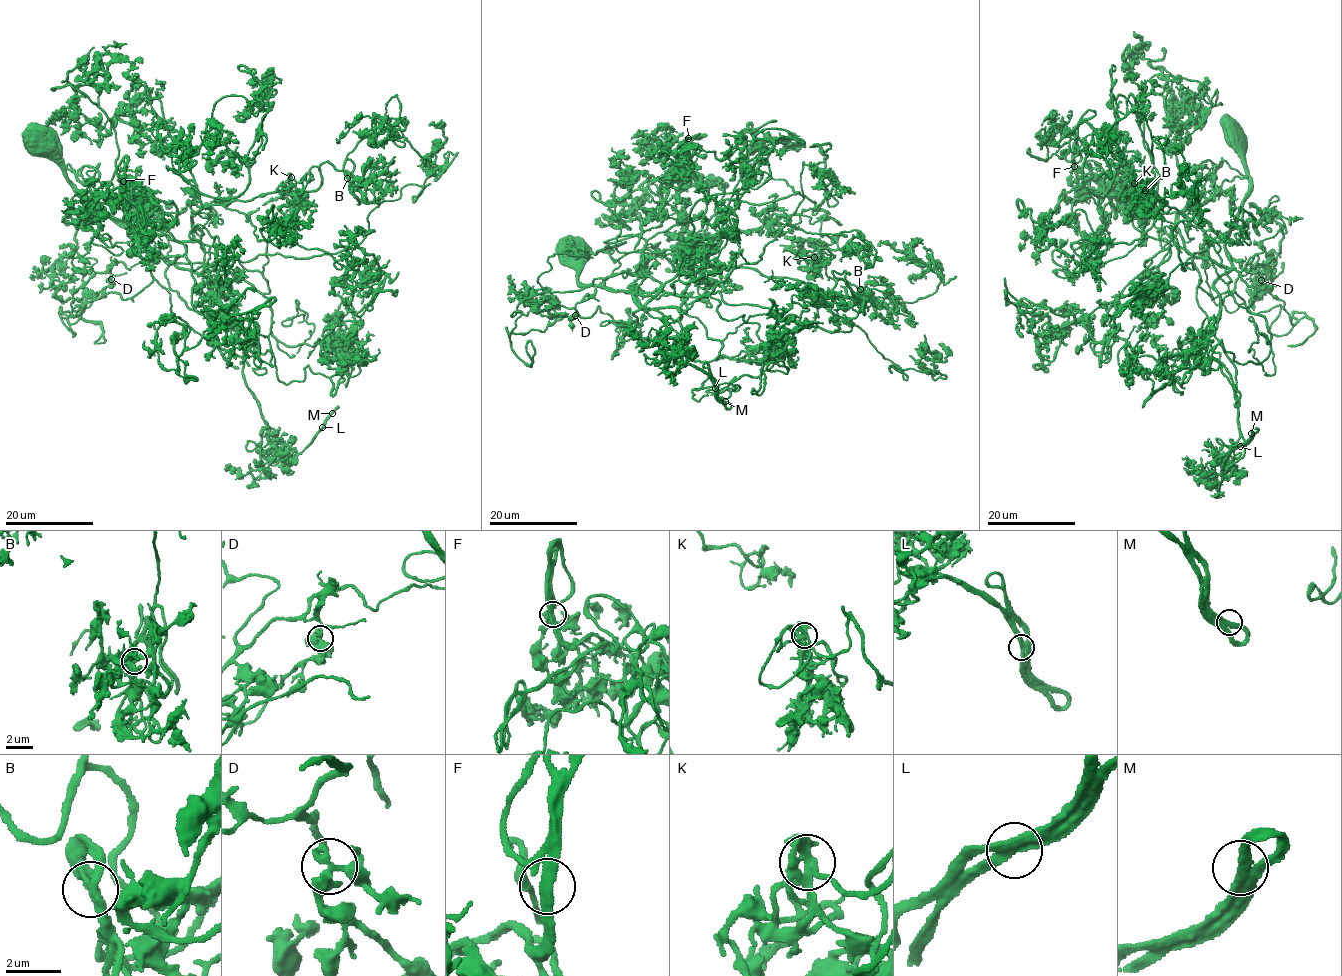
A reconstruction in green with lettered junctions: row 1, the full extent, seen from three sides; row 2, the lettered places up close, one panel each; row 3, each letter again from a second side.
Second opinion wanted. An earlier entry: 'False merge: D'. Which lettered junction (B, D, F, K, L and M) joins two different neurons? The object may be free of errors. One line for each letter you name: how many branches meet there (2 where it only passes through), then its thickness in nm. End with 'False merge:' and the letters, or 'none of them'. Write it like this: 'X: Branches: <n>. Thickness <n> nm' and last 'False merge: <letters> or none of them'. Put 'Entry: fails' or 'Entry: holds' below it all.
False merge: none of them
Entry: fails

